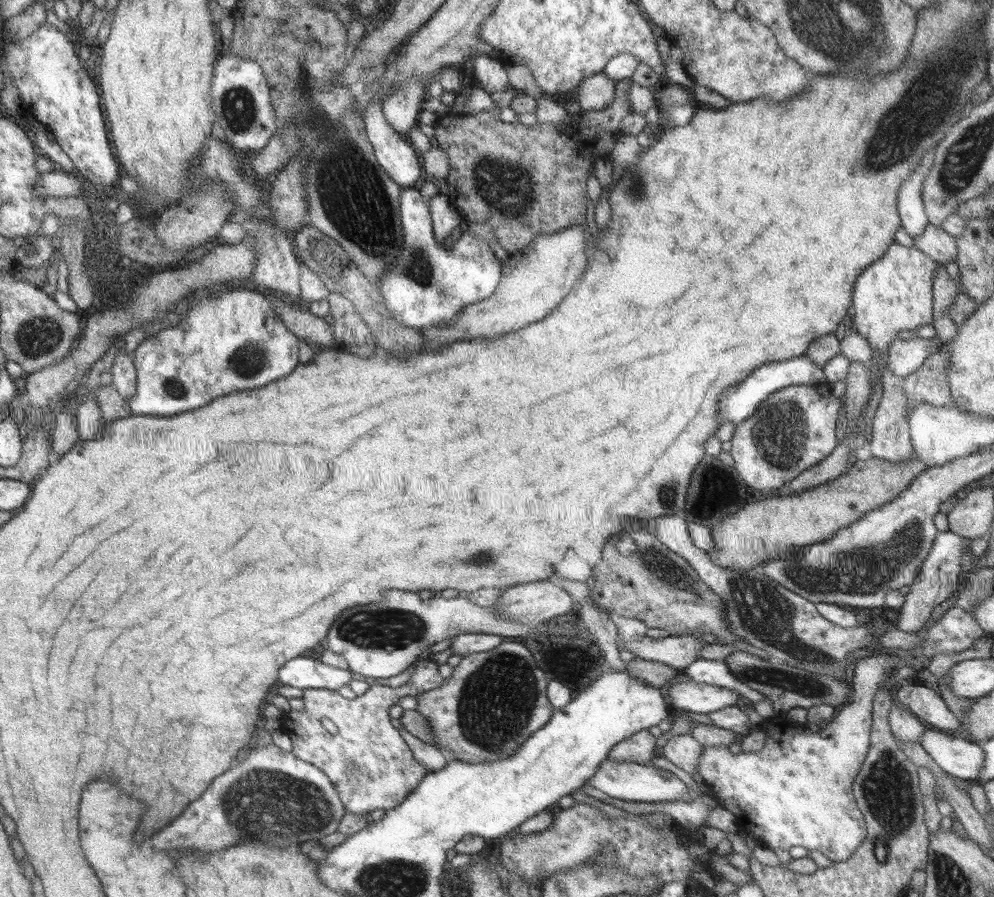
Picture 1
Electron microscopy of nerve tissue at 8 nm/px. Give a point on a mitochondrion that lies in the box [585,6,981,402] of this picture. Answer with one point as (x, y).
(936, 104)

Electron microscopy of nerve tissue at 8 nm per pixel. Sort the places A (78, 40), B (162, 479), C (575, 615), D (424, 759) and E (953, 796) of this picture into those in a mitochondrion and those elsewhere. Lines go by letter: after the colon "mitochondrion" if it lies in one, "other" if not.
A: other
B: other
C: other
D: other
E: other

